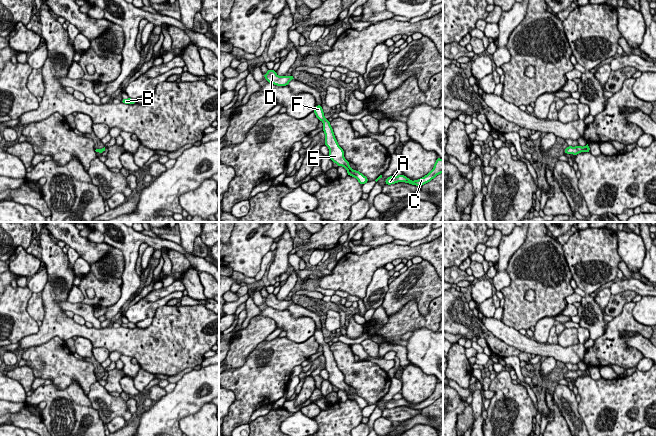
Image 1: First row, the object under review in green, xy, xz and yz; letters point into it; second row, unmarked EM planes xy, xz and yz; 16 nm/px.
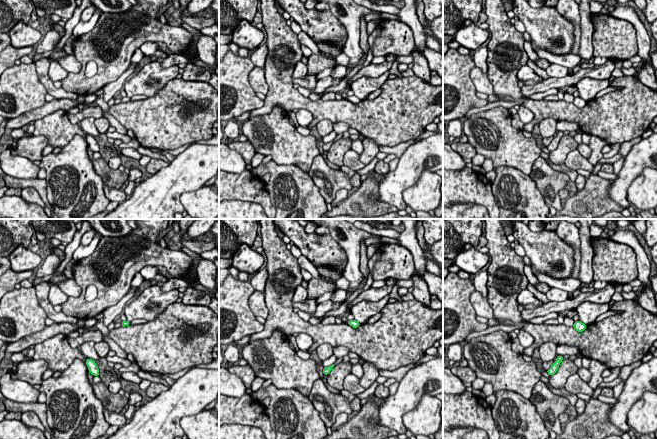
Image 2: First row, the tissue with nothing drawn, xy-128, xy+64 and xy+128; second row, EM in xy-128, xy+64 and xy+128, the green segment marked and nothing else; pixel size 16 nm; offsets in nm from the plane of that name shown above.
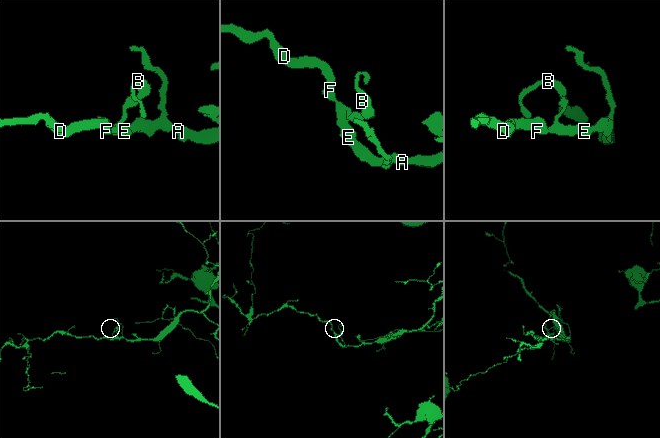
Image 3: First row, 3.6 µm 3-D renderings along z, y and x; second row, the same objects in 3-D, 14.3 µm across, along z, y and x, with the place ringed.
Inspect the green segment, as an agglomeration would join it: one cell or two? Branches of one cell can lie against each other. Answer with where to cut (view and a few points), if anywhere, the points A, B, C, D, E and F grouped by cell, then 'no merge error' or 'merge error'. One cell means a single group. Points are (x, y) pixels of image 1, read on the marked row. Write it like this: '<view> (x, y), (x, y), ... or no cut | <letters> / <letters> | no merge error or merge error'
no cut | A B C D E F | no merge error

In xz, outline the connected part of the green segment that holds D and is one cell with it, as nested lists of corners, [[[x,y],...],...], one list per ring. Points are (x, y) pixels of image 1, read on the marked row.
[[[268,69],[268,72],[264,74],[264,78],[268,81],[268,83],[272,83],[277,86],[286,86],[292,79],[294,79],[292,75],[280,77],[273,69]]]

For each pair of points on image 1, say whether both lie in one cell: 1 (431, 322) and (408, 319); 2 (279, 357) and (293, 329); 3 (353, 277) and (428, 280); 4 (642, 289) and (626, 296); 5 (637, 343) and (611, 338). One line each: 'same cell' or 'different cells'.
1: same cell
2: different cells
3: different cells
4: different cells
5: different cells

